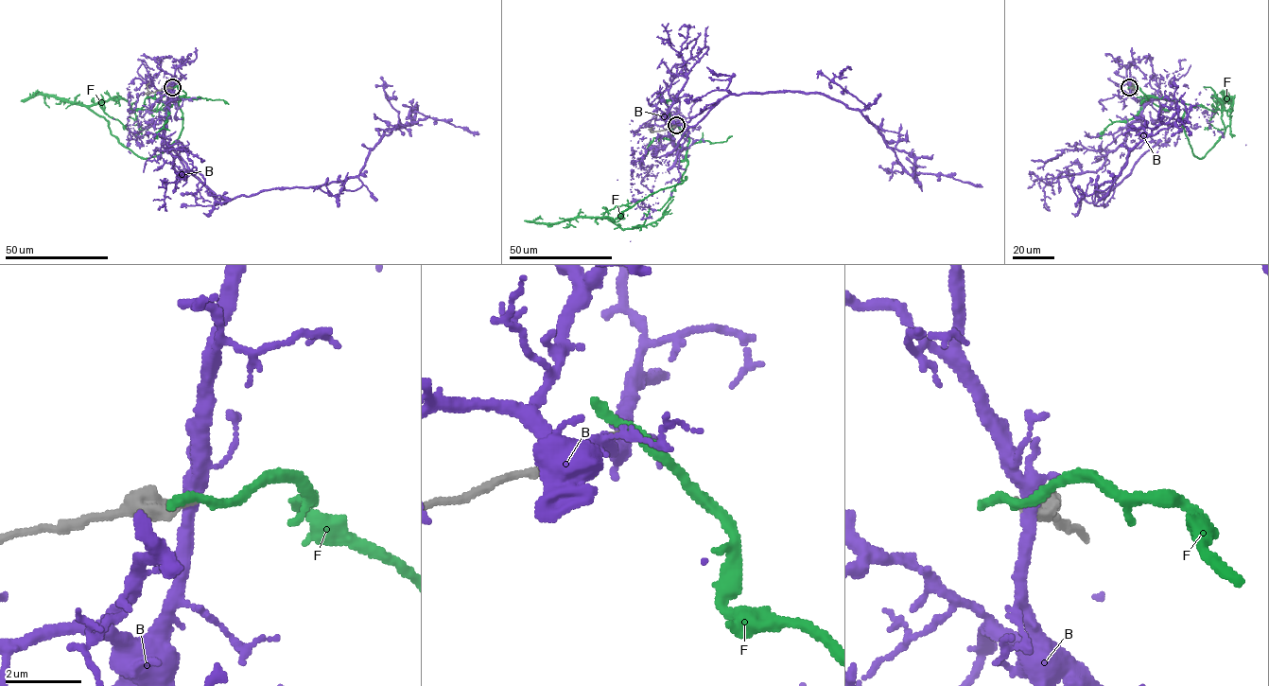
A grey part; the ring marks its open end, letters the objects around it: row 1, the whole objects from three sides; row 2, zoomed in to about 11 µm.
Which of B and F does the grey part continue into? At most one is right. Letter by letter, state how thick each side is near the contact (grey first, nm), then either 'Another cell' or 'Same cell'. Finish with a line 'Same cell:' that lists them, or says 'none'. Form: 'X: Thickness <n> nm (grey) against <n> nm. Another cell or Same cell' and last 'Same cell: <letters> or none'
B: Thickness 360 nm (grey) against 320 nm. Another cell
F: Thickness 240 nm (grey) against 360 nm. Another cell
Same cell: none

